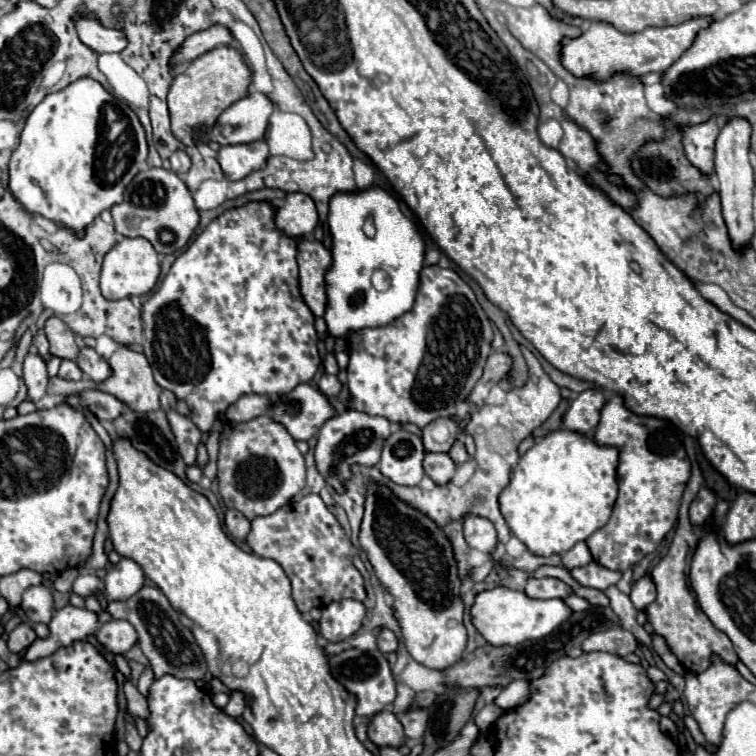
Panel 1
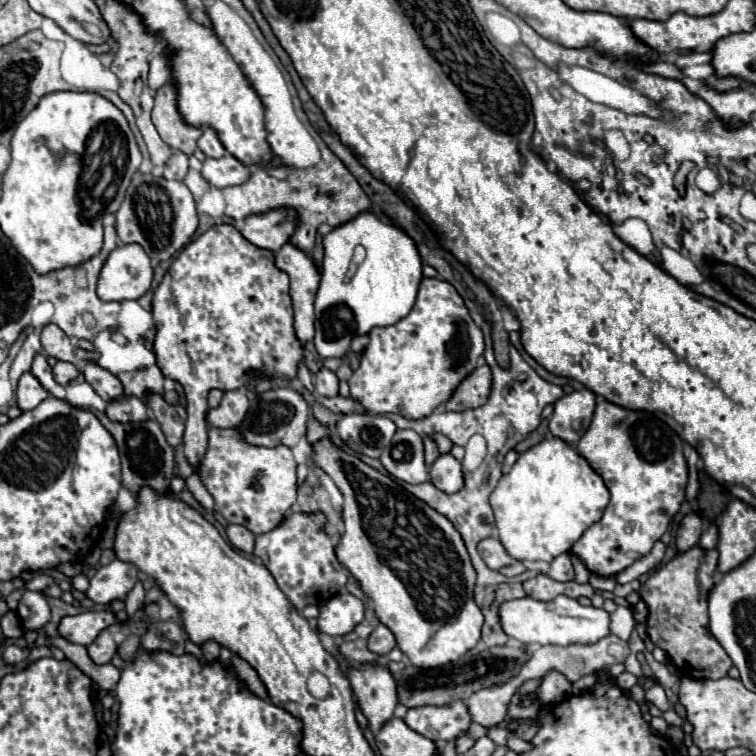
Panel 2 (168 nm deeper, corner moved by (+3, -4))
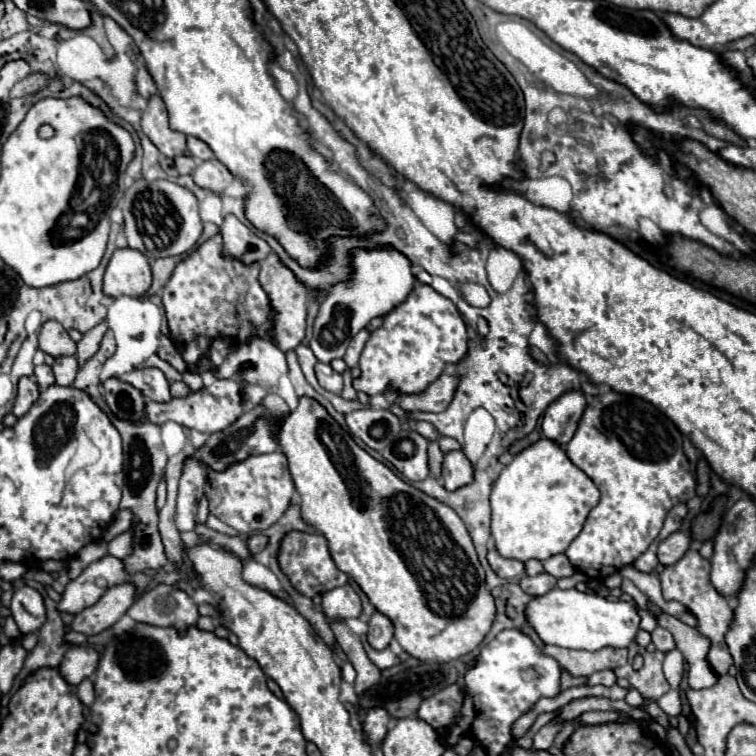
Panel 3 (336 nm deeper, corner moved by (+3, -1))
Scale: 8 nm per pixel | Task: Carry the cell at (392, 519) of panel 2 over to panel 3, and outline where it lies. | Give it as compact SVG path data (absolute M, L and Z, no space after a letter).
M299 398L299 406L297 410L293 410L285 422L281 424L279 428L279 444L281 444L281 452L287 456L289 460L289 470L291 470L291 476L293 476L293 482L295 482L295 488L301 496L301 514L303 514L303 520L311 526L315 526L329 542L329 552L337 564L337 568L345 574L349 574L357 584L359 588L367 594L369 602L381 612L385 614L393 626L395 626L395 640L401 644L401 648L411 654L413 658L417 660L431 660L431 662L449 662L449 660L455 660L459 656L465 656L469 652L473 652L485 638L485 634L489 632L491 624L493 624L493 618L495 618L495 602L493 602L493 596L485 584L485 570L481 568L479 560L477 560L477 554L475 554L475 548L473 548L473 542L471 542L471 536L465 528L465 524L461 522L461 518L445 504L441 504L439 500L427 496L425 492L413 488L411 484L407 484L405 480L401 480L391 468L387 468L383 462L375 460L373 456L369 456L361 446L355 444L355 440L325 412L325 408L321 404L317 404L313 398Z

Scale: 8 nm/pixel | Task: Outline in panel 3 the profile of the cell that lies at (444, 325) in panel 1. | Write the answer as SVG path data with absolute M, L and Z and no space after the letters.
M417 282L407 300L383 318L383 324L371 332L359 368L361 376L353 380L353 388L367 396L385 394L389 388L405 394L421 394L429 382L435 382L447 364L461 362L467 354L467 326L457 306L429 284Z

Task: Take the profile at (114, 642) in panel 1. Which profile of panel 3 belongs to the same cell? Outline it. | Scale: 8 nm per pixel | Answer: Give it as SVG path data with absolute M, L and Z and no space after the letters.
M71 646L65 652L59 670L69 684L77 686L83 678L91 678L97 672L97 658L97 650L89 650L89 646Z

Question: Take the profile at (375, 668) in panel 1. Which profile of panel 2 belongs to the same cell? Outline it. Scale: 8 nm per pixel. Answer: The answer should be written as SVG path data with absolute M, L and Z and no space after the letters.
M373 665L371 669L347 669L345 671L355 697L359 699L359 707L367 717L369 727L377 733L383 723L393 717L393 709L397 705L397 687L395 679L385 665Z

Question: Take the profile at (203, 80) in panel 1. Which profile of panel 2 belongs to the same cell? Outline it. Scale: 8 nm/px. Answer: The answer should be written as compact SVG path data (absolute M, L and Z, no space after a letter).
M163 85L155 91L151 121L171 149L183 151L185 155L191 155L197 149L197 137L201 137L201 129L189 129L189 125L181 125L181 117L177 117L177 105L173 105L173 85Z

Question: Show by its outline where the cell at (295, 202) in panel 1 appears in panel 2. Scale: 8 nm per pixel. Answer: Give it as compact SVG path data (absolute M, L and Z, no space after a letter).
M273 209L273 213L265 213L265 217L245 217L239 233L255 247L275 253L293 235L293 221L295 217L289 213L289 209Z

